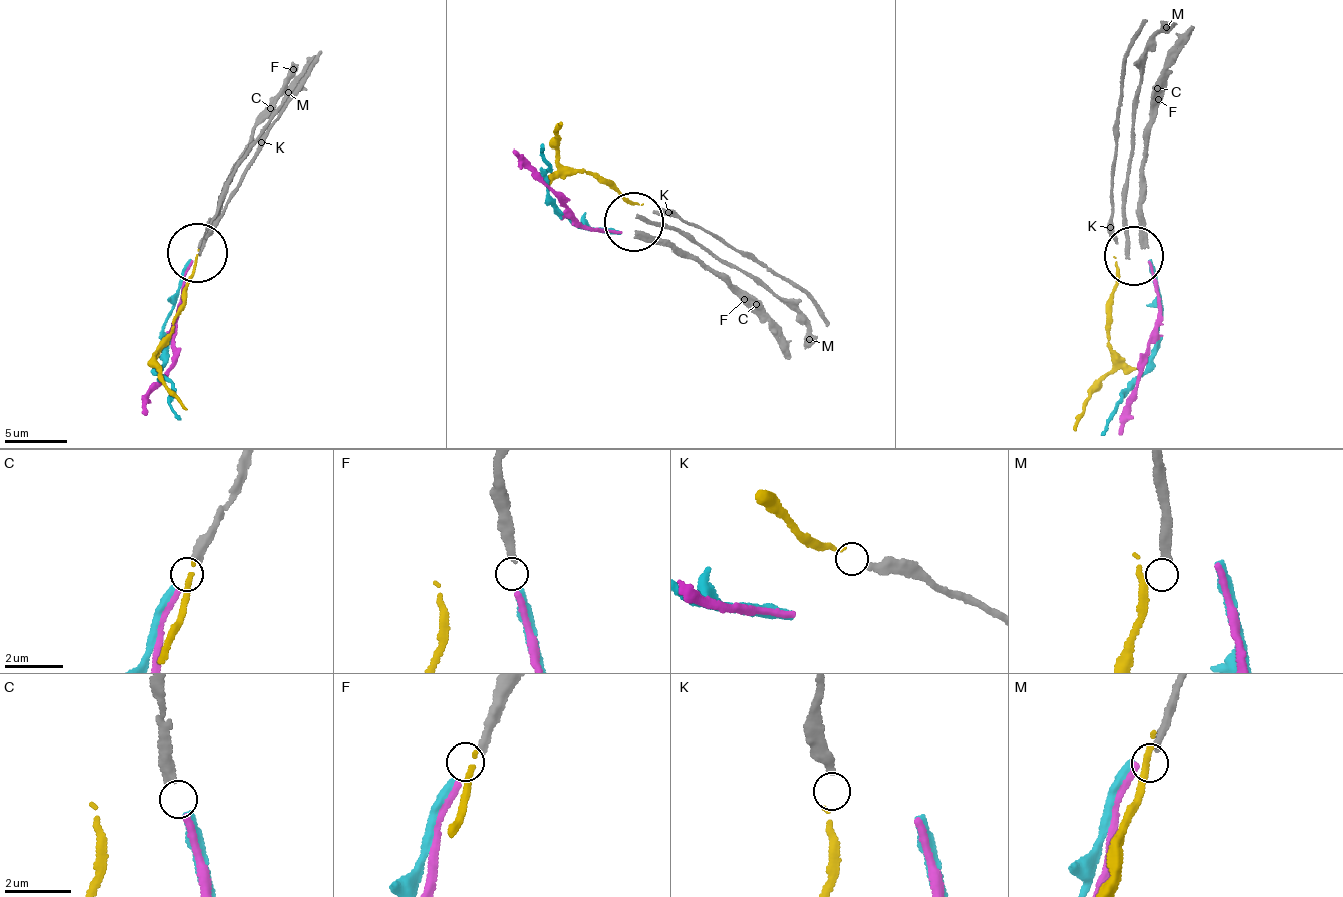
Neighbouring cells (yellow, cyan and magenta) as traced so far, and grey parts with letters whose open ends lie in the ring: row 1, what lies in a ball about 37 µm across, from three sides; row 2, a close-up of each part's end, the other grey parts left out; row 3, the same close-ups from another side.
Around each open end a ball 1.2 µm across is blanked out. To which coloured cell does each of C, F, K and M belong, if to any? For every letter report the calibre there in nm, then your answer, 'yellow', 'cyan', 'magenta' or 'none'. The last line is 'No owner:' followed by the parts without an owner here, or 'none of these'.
C: 360 nm | magenta
F: 240 nm | cyan
K: 300 nm | yellow
M: 240 nm | none
No owner: M

